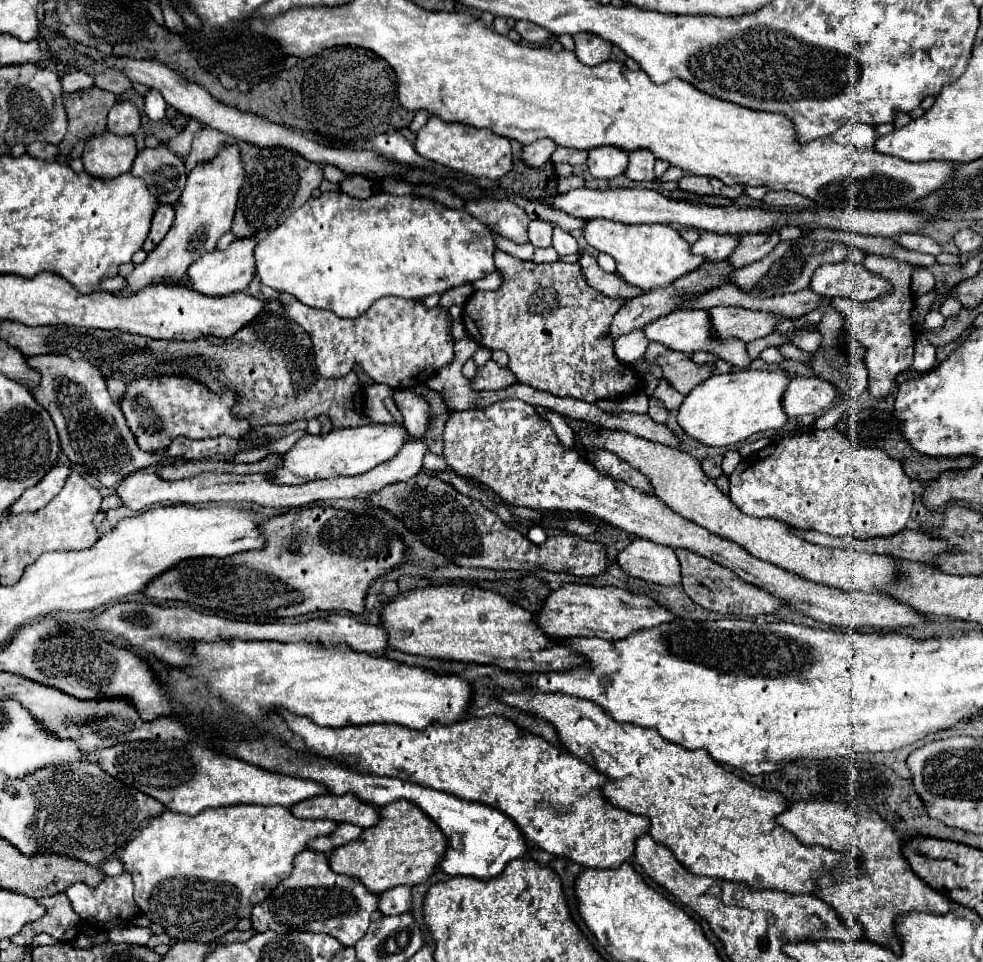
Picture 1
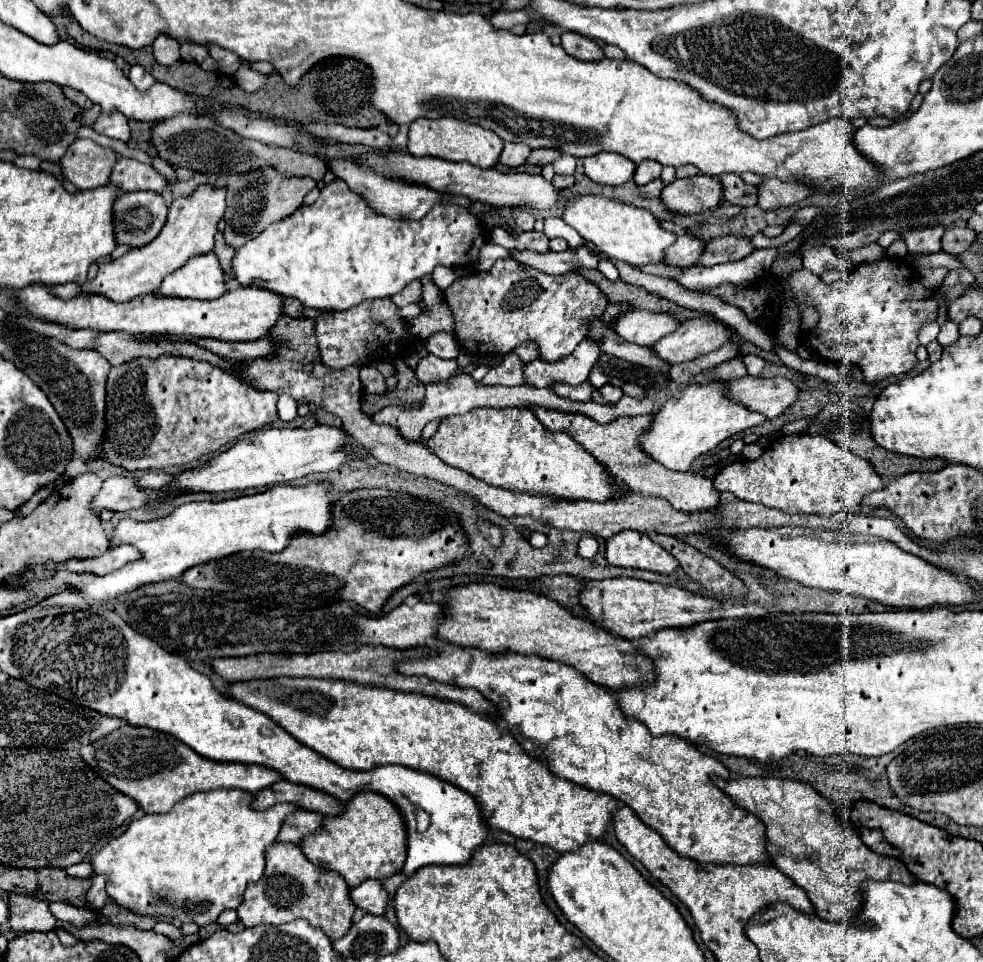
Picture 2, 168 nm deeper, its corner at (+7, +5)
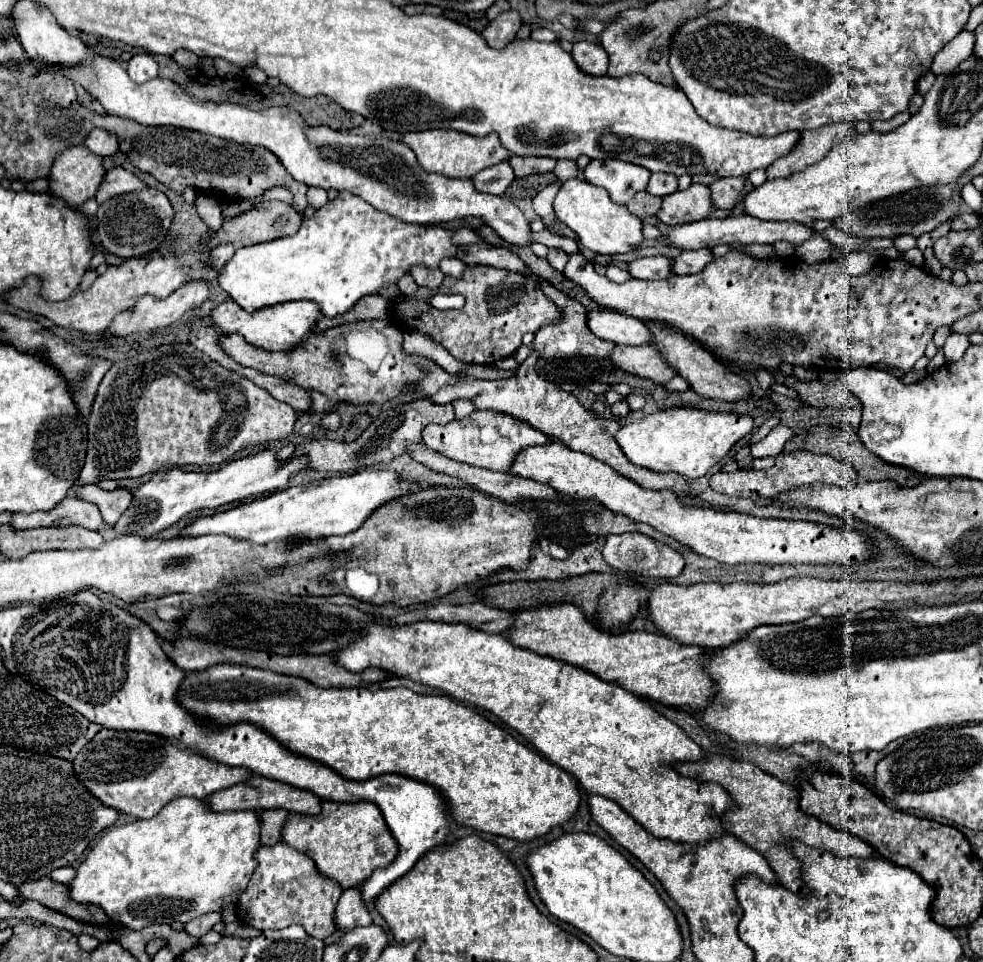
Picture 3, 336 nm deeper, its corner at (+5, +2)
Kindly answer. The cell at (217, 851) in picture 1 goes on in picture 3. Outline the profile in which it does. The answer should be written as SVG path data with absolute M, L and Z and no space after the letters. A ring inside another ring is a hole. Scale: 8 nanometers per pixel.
M178 797L174 799L170 805L166 805L156 817L148 819L148 821L134 821L134 823L128 823L124 827L114 827L110 829L98 843L96 847L88 853L88 857L82 861L82 865L76 869L76 877L74 881L68 885L70 889L70 897L78 903L94 903L94 905L100 905L106 915L112 919L112 921L118 921L118 923L124 923L126 927L130 929L144 929L148 925L154 925L154 923L188 923L200 915L206 915L206 913L212 913L212 911L222 911L224 907L228 905L234 905L242 891L248 887L248 881L250 881L250 875L254 873L254 869L258 867L256 865L256 849L260 847L260 829L262 829L262 821L258 819L258 813L256 811L238 811L238 813L214 813L210 811L210 805L208 805L208 799L194 799L194 797Z

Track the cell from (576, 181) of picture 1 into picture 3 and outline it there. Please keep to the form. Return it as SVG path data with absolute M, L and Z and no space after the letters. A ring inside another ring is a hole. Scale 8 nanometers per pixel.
M558 161L558 165L554 167L554 175L564 183L568 179L574 179L578 175L578 169L576 169L576 161Z

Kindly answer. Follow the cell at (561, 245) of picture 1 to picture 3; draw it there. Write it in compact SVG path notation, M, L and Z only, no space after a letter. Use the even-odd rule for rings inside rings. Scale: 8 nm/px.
M550 249L550 253L548 253L546 259L550 261L550 265L552 265L554 269L562 271L562 269L566 267L566 263L568 263L568 253L562 251L562 249Z

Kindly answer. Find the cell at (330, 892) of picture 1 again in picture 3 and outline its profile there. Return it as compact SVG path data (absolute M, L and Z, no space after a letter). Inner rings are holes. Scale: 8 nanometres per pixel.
M280 841L272 847L260 847L256 859L258 867L236 905L236 909L240 909L240 923L260 931L284 929L298 923L316 939L326 939L338 931L338 925L334 923L334 907L342 895L342 887L338 887L330 877L324 877L310 857Z

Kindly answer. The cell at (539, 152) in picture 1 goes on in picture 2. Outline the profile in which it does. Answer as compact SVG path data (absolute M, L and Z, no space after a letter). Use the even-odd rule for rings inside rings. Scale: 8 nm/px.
M504 144L498 164L504 164L508 168L518 168L526 162L528 154L530 154L530 148L524 148L524 144Z

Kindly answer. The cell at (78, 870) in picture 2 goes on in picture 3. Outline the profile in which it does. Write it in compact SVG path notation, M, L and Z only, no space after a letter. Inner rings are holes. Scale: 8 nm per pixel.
M60 867L60 869L56 869L56 871L52 871L50 873L50 877L54 879L54 881L58 881L58 883L64 883L64 885L68 885L70 881L72 881L72 875L74 875L74 867Z

